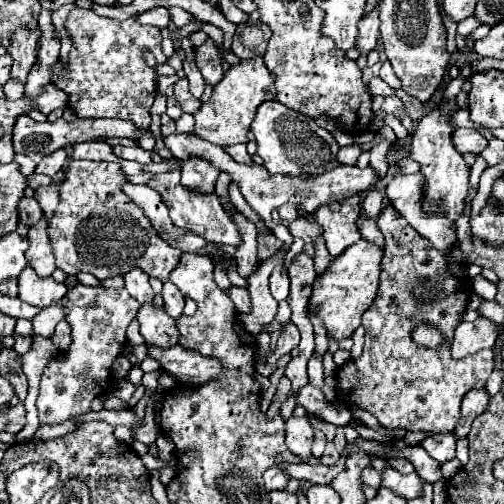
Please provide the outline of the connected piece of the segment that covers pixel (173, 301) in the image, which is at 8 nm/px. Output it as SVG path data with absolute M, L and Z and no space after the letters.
M166 281L162 289L162 297L164 297L164 309L170 313L170 317L178 319L184 309L184 295L180 293L180 289L174 283Z

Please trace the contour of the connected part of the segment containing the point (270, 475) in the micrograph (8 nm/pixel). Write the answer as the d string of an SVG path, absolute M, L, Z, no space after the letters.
M280 467L266 469L266 473L264 473L264 487L266 487L266 491L284 489L286 483L288 483L288 475Z

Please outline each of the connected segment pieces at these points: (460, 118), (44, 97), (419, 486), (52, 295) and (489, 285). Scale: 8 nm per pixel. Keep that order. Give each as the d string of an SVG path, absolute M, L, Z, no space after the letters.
M460 109L456 112L451 113L451 124L456 128L465 127L465 128L473 128L473 129L480 129L482 126L476 125L472 123L469 118L468 110Z
M48 85L48 89L44 89L44 93L40 95L40 101L36 101L36 103L38 103L38 109L44 115L48 115L54 109L68 107L68 93L64 93L62 89L58 89L54 85Z
M388 467L382 473L382 487L392 489L396 495L404 499L416 499L416 497L422 497L424 493L424 481L416 473L402 475L402 473L396 473L392 467Z
M26 267L18 277L18 299L28 305L46 309L66 293L68 289L64 283L56 283L52 277L38 277L30 267Z
M478 275L478 277L472 279L472 287L474 287L474 291L476 291L482 299L486 299L486 301L494 301L494 297L496 297L496 293L498 293L498 287L496 287L492 281L484 279L482 275Z

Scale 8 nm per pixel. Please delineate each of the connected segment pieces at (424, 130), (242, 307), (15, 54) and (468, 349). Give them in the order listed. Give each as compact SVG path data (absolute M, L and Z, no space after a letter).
M450 99L446 105L434 109L426 117L422 117L416 125L416 131L412 133L410 143L410 159L420 163L420 173L424 175L424 199L422 209L430 217L446 217L452 225L464 215L466 197L468 197L468 173L470 167L464 163L462 155L454 149L450 137L454 127L448 123L448 113L452 109L458 109L456 101Z
M232 287L228 293L236 305L236 309L240 313L250 313L252 311L252 301L250 301L250 293L246 287Z
M20 31L12 35L12 45L8 47L8 53L12 55L14 63L12 63L12 79L24 83L28 77L28 69L34 65L36 59L36 45L38 45L38 37L40 31Z
M478 317L472 323L460 323L454 331L452 341L452 359L464 359L466 355L478 353L482 349L492 349L496 341L496 327L492 321Z

